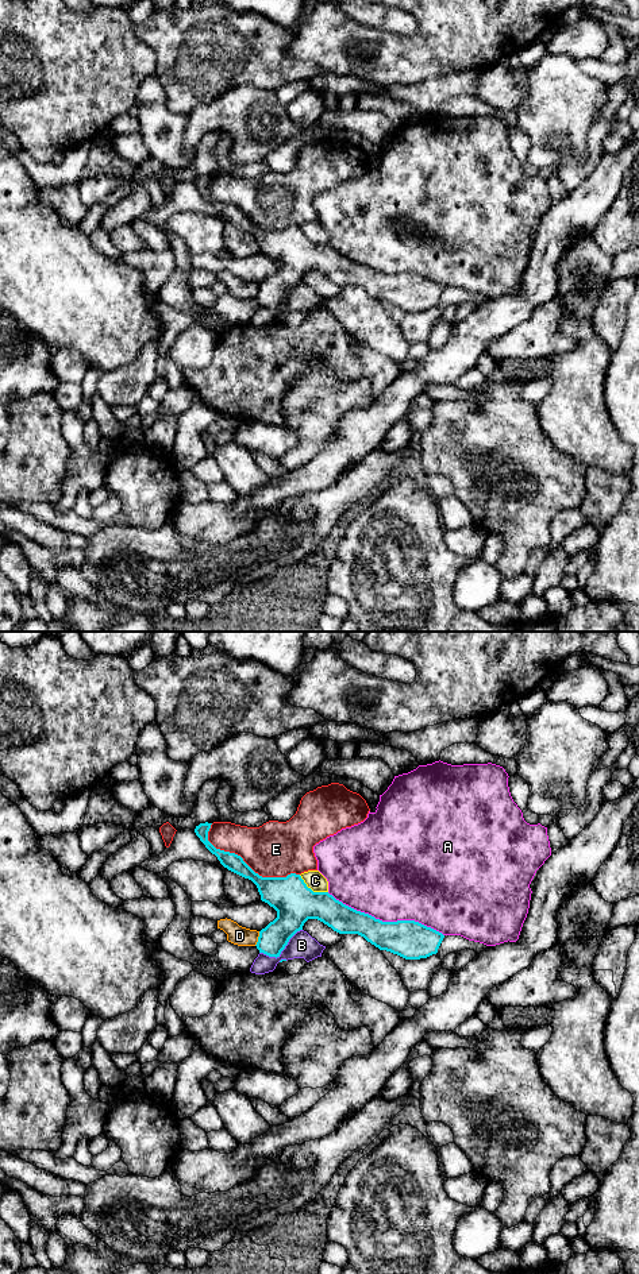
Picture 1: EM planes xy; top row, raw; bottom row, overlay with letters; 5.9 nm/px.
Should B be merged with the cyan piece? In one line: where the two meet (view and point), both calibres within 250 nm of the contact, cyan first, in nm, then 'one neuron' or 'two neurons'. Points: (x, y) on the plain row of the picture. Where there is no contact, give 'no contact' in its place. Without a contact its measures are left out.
xy (283, 301) | 220/160 nm | two neurons

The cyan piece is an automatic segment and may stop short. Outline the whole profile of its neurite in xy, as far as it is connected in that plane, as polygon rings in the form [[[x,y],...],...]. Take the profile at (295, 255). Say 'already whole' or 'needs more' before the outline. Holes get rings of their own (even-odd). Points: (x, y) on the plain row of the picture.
already whole; [[[200,175],[195,185],[228,223],[251,232],[261,252],[277,263],[277,270],[259,283],[257,301],[280,309],[289,292],[308,271],[317,271],[339,286],[358,286],[367,294],[405,312],[427,310],[438,305],[444,287],[415,273],[382,274],[336,252],[328,244],[313,244],[300,227],[262,229],[240,208],[216,201],[208,193],[212,175]]]

